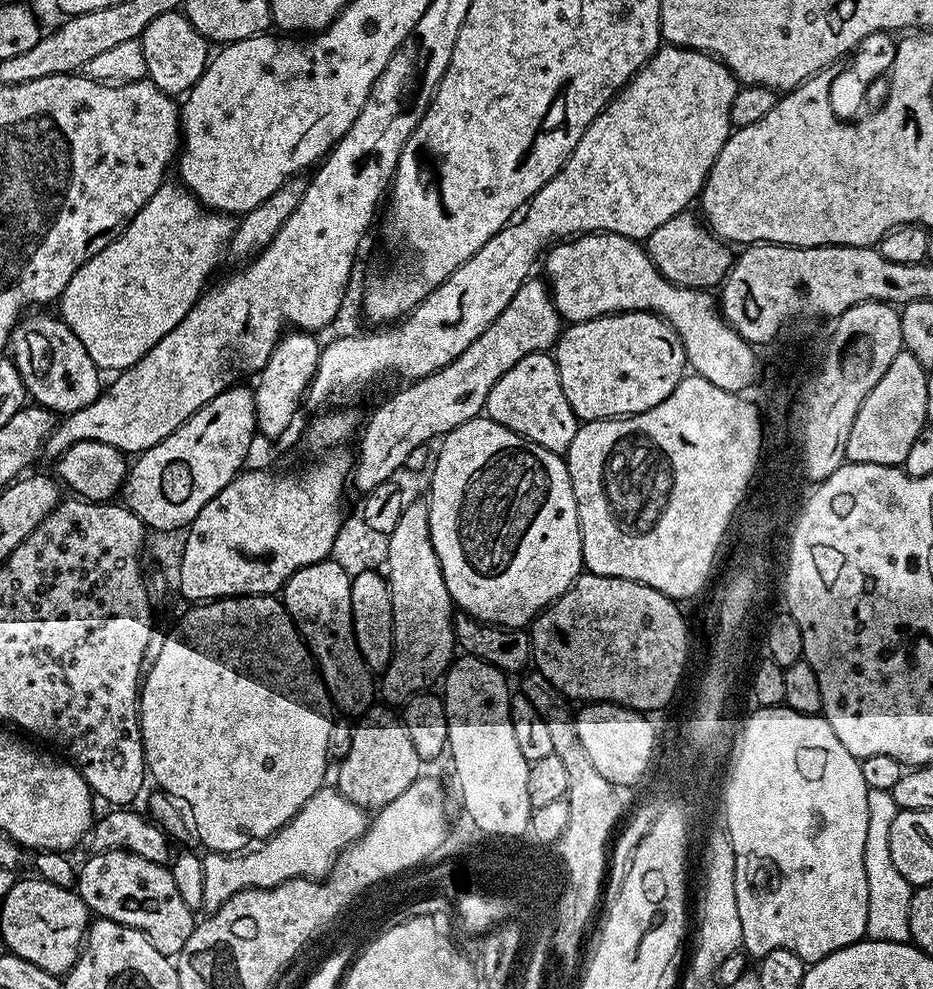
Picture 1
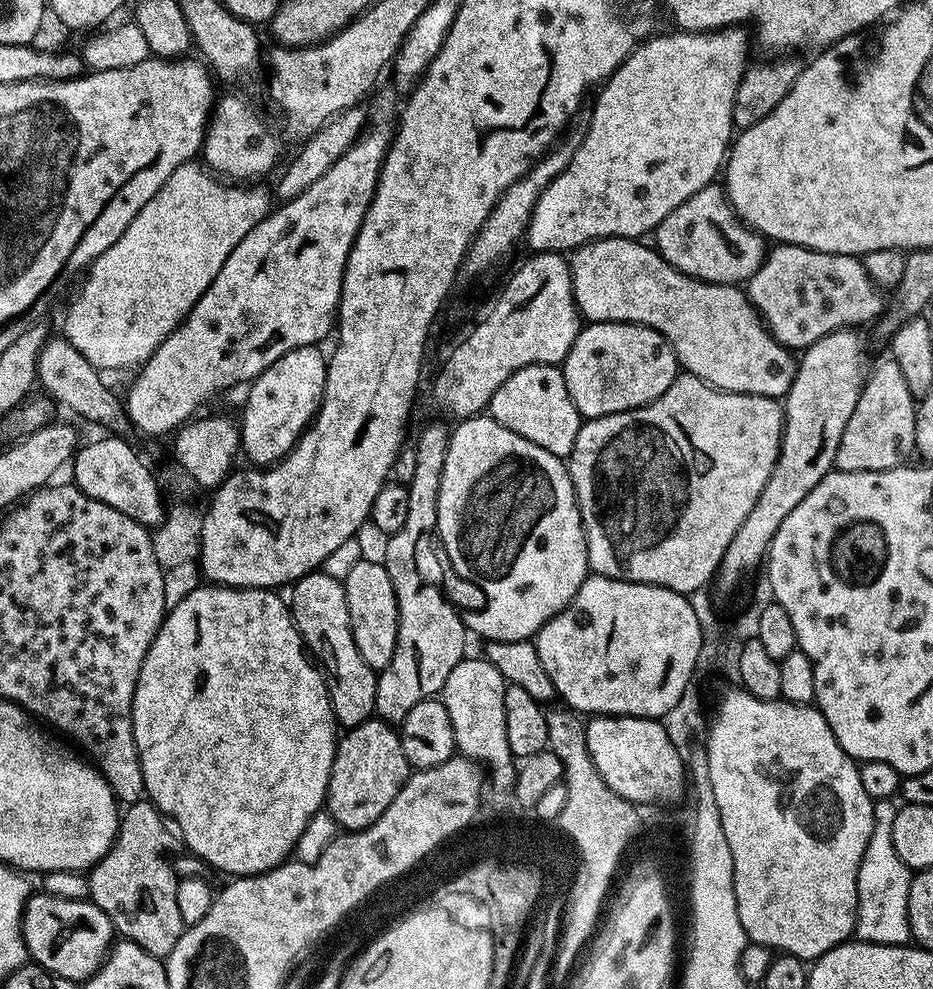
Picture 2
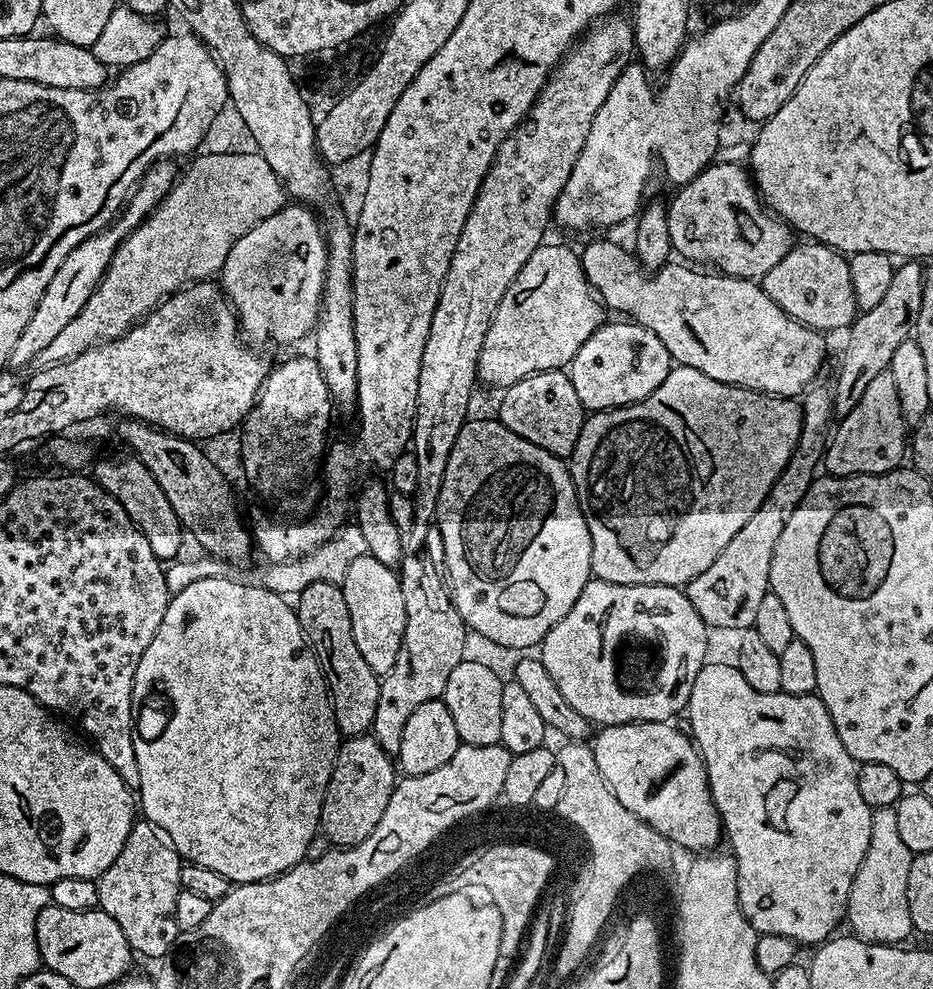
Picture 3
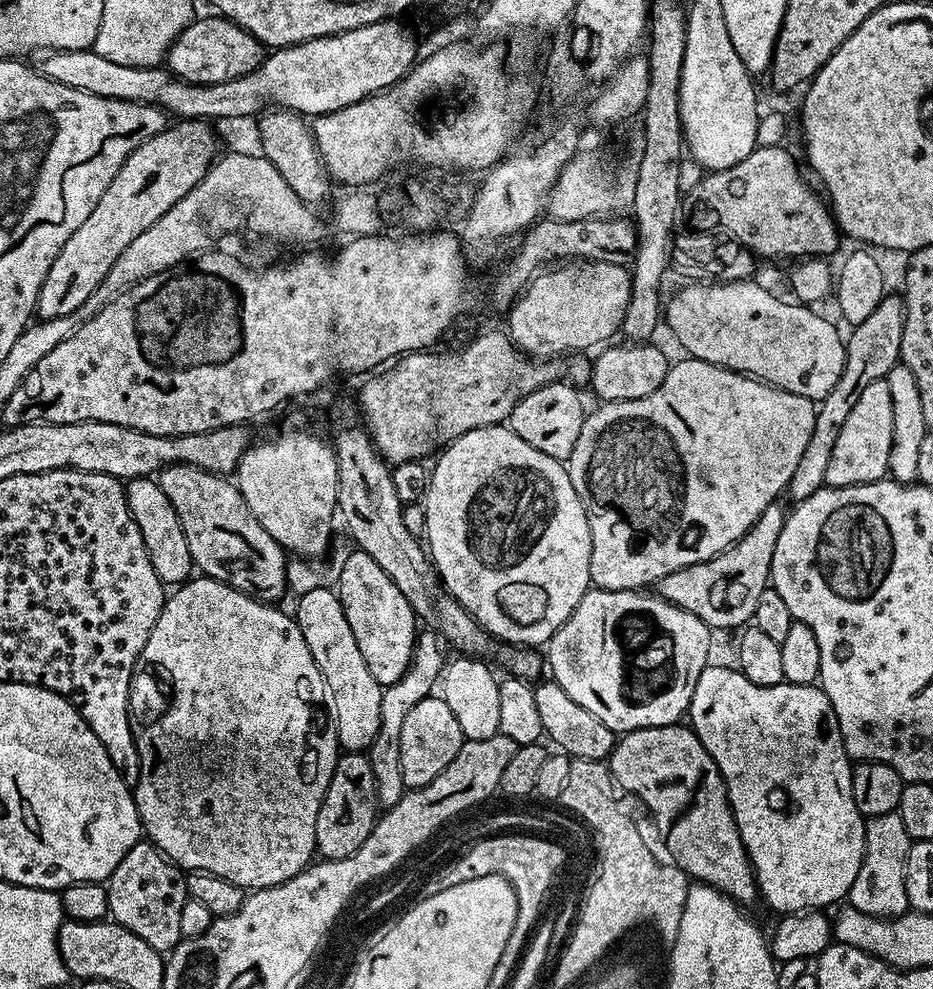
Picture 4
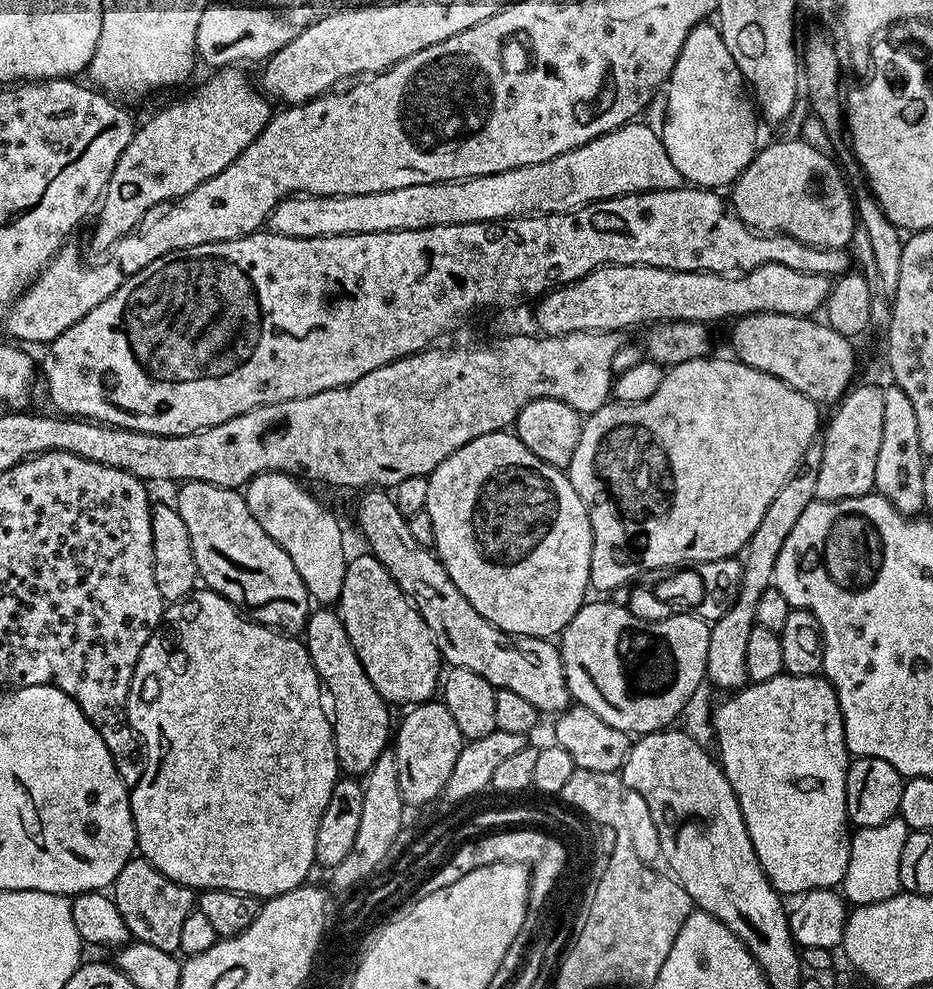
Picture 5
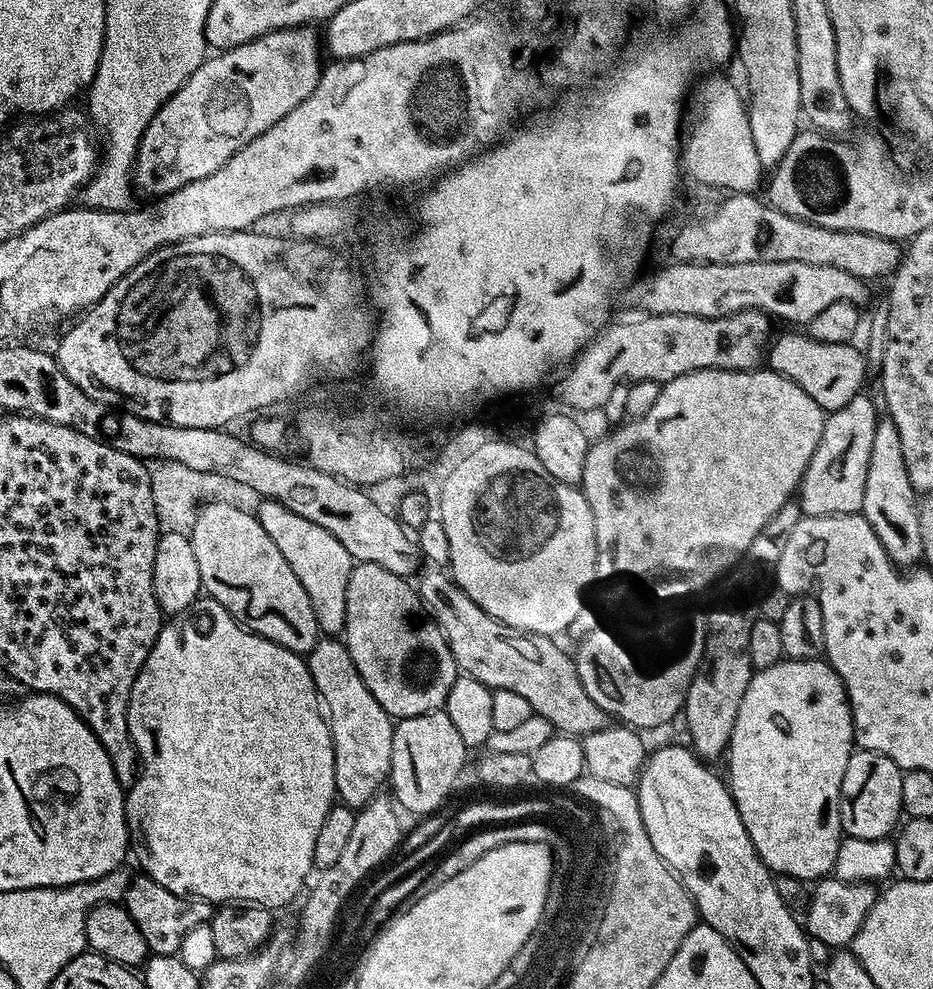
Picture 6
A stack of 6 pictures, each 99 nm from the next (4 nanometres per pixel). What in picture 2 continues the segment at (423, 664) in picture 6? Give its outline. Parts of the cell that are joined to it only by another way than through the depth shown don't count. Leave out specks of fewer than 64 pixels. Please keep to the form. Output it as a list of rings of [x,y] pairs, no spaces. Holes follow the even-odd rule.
[[[360,559],[356,566],[342,581],[346,590],[346,610],[350,610],[350,626],[354,634],[354,646],[358,646],[358,654],[366,658],[366,666],[374,669],[390,666],[390,658],[394,658],[394,646],[398,642],[398,602],[394,594],[394,582],[390,582],[390,574],[384,563],[368,562]]]

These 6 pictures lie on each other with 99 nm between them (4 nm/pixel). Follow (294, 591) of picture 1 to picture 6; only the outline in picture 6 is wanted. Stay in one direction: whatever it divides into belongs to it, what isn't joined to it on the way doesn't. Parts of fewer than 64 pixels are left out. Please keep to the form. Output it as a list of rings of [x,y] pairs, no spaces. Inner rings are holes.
[[[321,638],[307,653],[308,669],[326,709],[328,729],[334,746],[334,778],[339,803],[359,810],[389,783],[392,774],[393,717],[378,706],[378,698],[366,690],[366,682],[350,658],[350,650],[340,638]]]

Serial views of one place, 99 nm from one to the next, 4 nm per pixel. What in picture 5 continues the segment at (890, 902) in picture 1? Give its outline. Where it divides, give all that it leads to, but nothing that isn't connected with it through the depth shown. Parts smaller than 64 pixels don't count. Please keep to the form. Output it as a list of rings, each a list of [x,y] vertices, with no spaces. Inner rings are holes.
[[[898,814],[887,820],[882,826],[862,828],[853,831],[850,836],[850,862],[842,885],[842,895],[849,905],[859,906],[886,902],[900,891],[900,867],[902,866],[902,846],[910,829]]]

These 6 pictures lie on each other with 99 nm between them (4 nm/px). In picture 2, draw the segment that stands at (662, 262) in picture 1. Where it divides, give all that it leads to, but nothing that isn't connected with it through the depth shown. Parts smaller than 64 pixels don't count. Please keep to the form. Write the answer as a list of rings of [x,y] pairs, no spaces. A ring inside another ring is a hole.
[[[713,182],[698,190],[654,229],[654,247],[674,270],[711,284],[743,285],[762,266],[765,237],[749,228],[732,209],[728,194]]]

